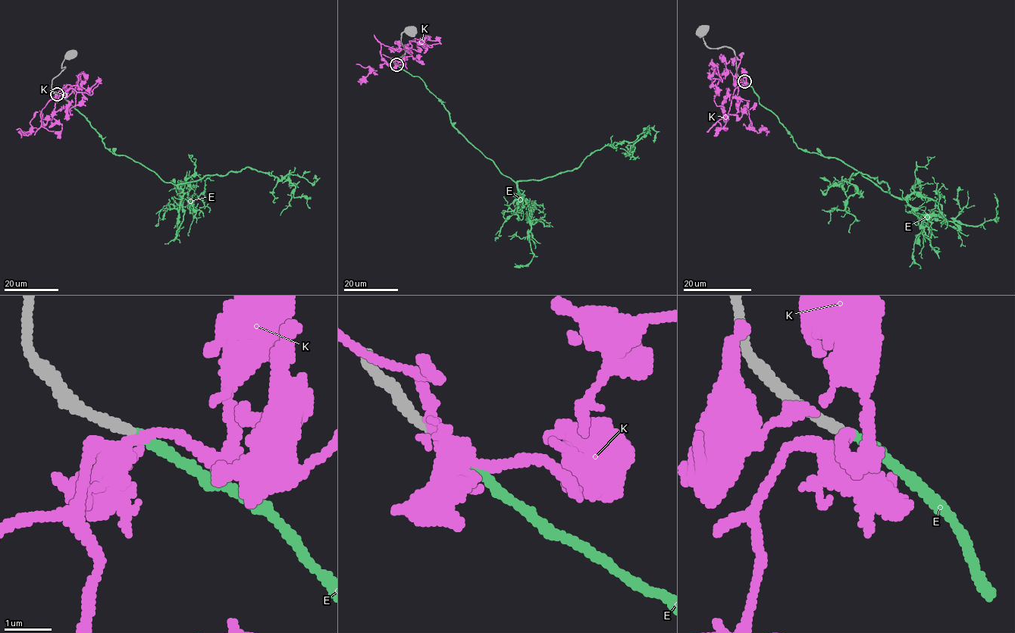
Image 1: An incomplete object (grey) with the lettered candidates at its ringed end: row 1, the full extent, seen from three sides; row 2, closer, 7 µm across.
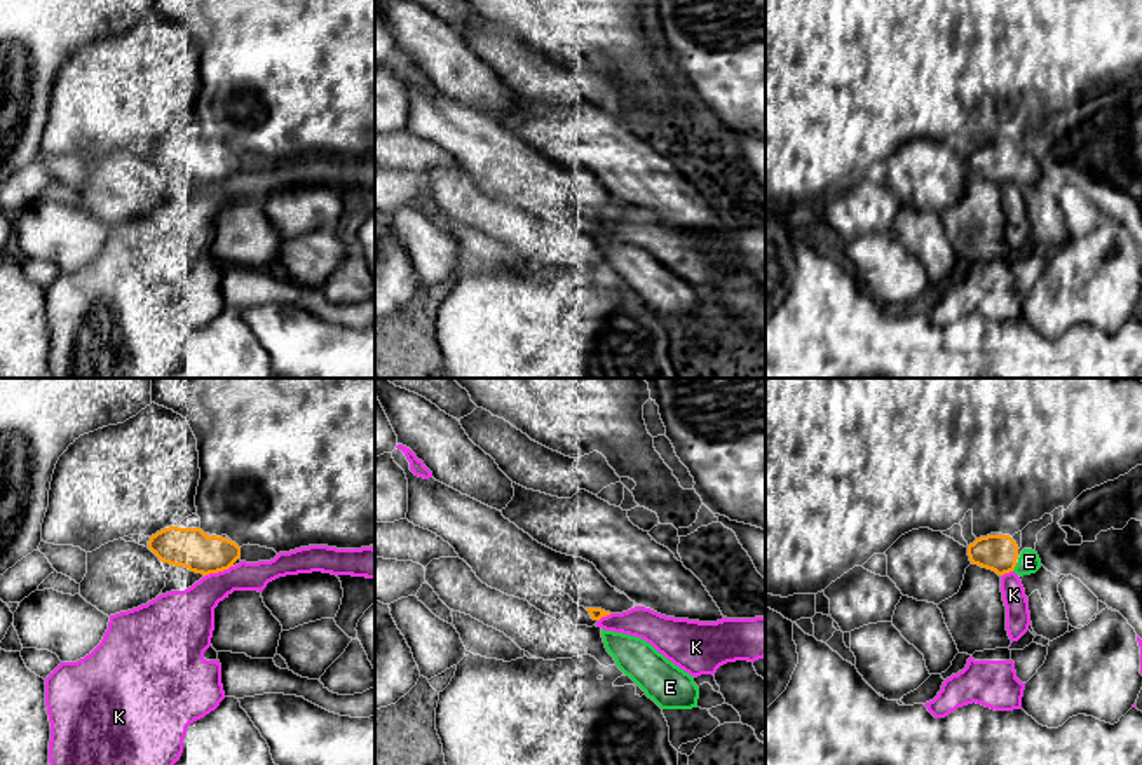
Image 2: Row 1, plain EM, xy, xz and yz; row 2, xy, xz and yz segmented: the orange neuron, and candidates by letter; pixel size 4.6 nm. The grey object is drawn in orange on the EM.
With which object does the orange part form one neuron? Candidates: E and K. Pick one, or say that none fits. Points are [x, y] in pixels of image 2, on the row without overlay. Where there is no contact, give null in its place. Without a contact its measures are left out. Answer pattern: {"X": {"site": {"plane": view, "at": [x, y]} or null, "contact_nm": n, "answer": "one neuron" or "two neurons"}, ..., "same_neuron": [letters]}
{"E": {"site": {"plane": "yz", "at": [1015, 175]}, "contact_nm": 50, "answer": "one neuron"}, "K": {"site": {"plane": "xy", "at": [218, 180]}, "contact_nm": 140, "answer": "two neurons"}, "same_neuron": ["E"]}

